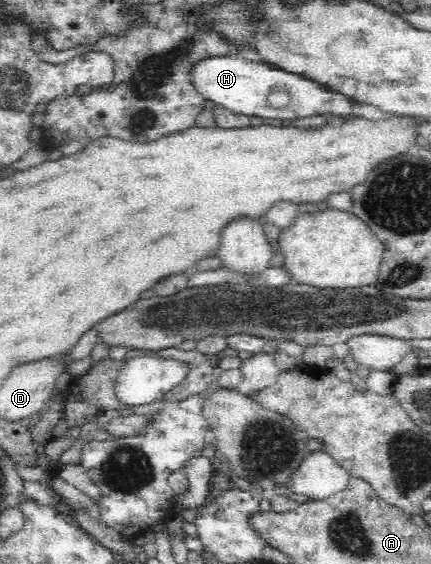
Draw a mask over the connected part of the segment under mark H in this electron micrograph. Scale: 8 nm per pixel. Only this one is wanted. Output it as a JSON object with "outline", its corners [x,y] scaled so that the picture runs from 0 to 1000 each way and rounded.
{"outline":[[[524,98],[464,103],[457,113],[443,117],[439,140],[448,147],[448,156],[473,176],[492,177],[545,202],[671,215],[749,199],[775,199],[794,209],[819,206],[810,183],[817,177],[800,168],[768,163],[740,147],[624,117],[619,112],[592,113]]]}

